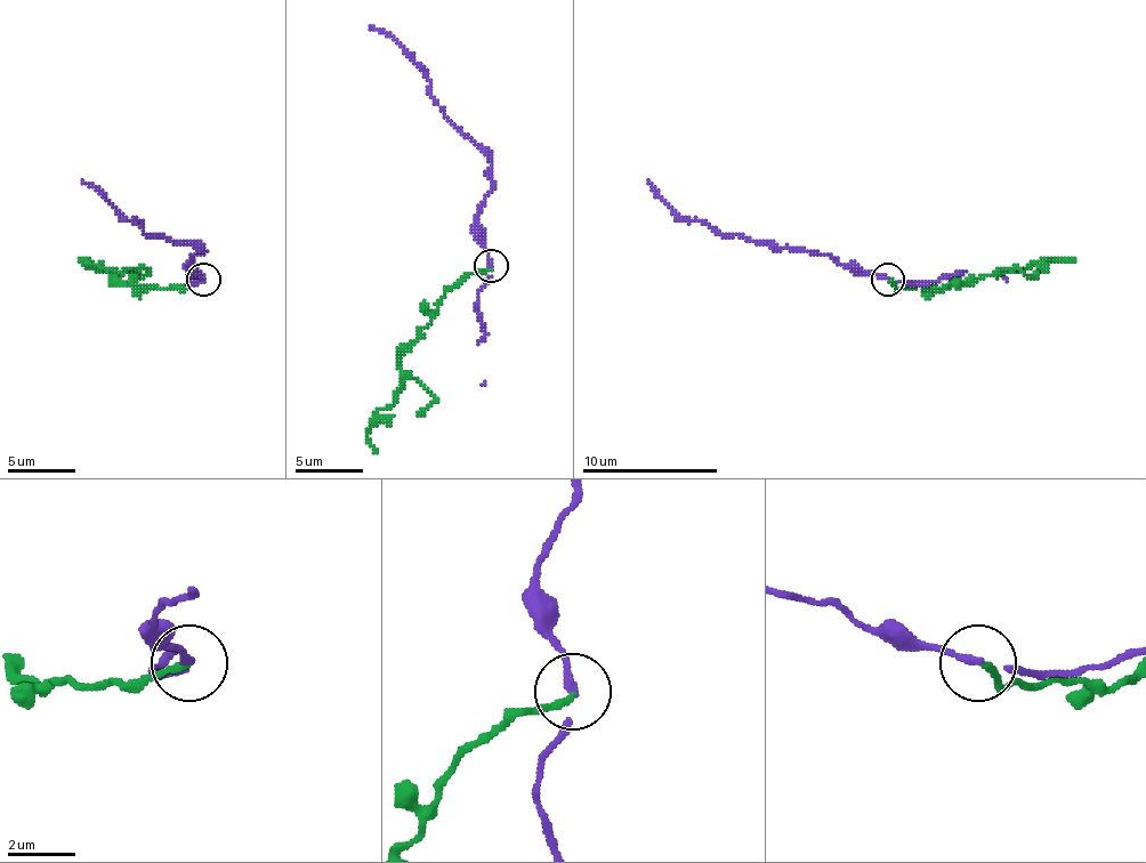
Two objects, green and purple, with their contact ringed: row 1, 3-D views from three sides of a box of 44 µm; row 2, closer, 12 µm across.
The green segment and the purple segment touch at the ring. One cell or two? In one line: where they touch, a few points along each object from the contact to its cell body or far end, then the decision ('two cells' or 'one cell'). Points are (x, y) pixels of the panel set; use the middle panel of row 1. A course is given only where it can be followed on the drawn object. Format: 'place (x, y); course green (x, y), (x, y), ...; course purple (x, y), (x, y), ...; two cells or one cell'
place (491, 265); course green (492, 266), (454, 283), (406, 351), (401, 364), (397, 398), (380, 409), (366, 428), (366, 442), (377, 452); course purple (492, 266), (478, 216), (492, 188), (492, 161), (444, 114), (434, 97), (427, 73), (370, 26); two cells

